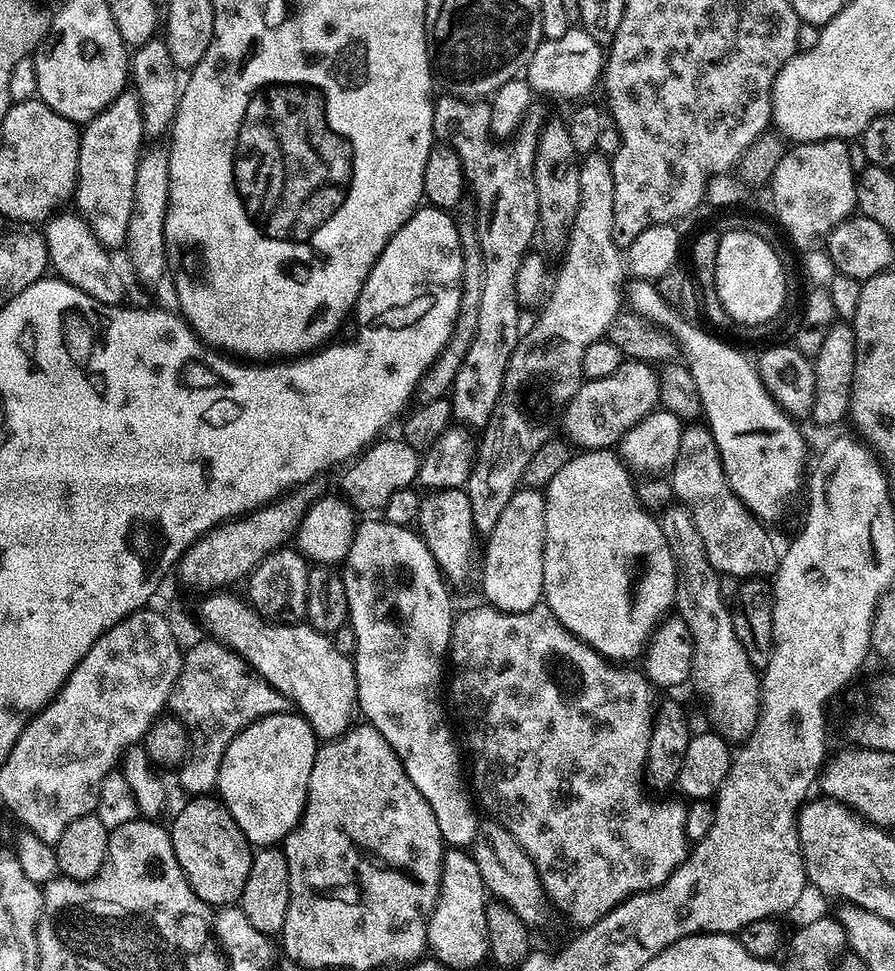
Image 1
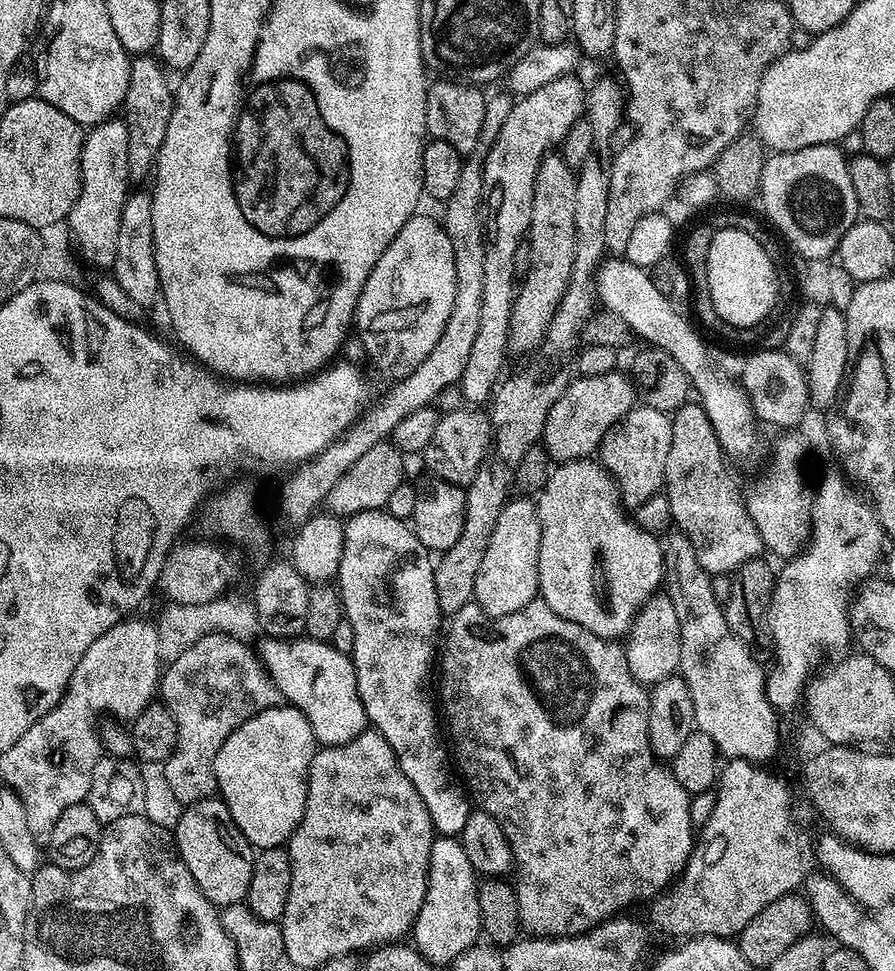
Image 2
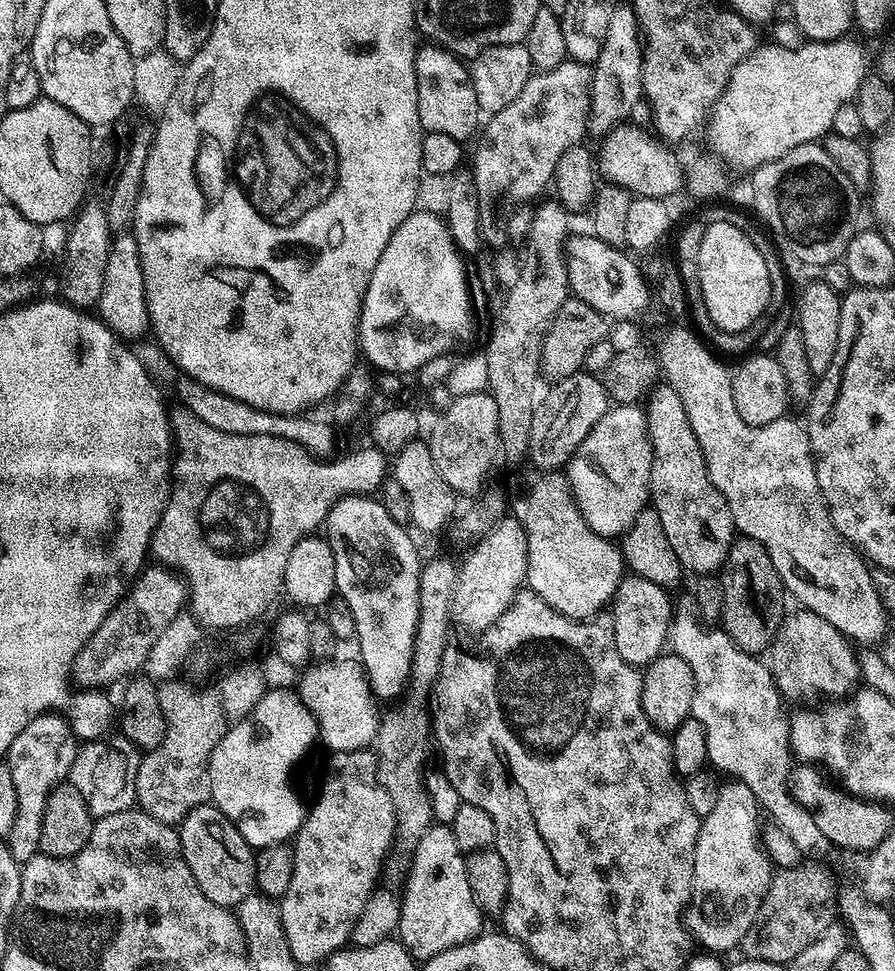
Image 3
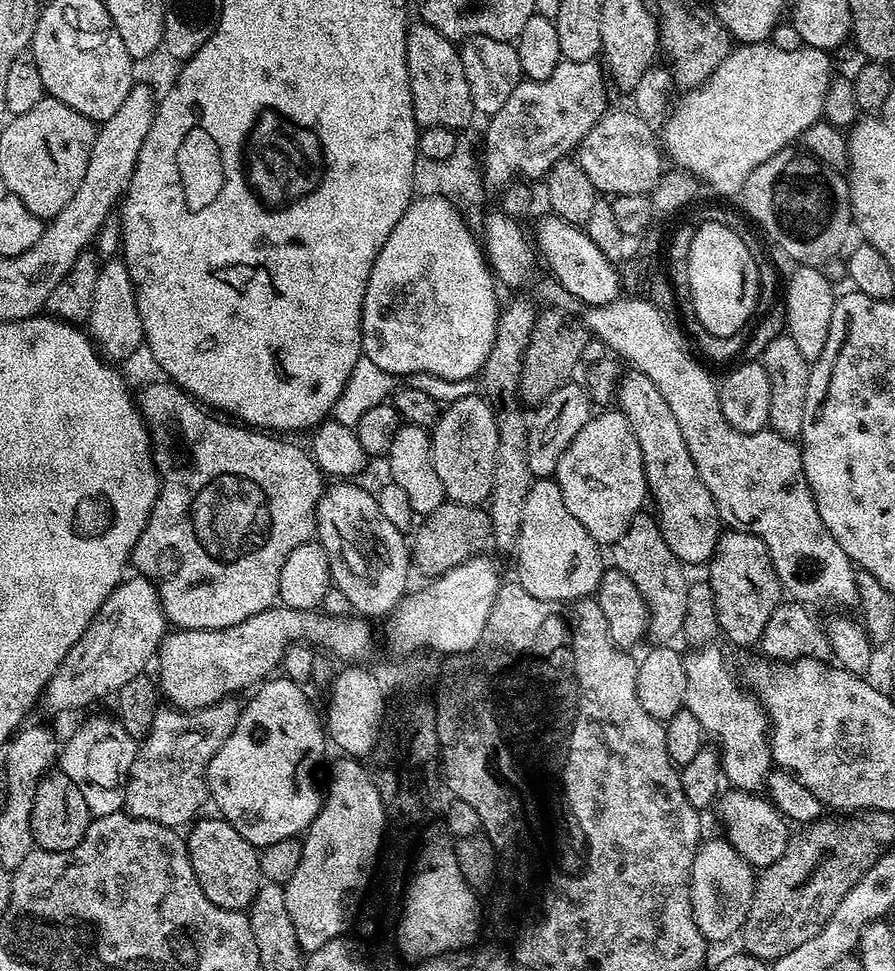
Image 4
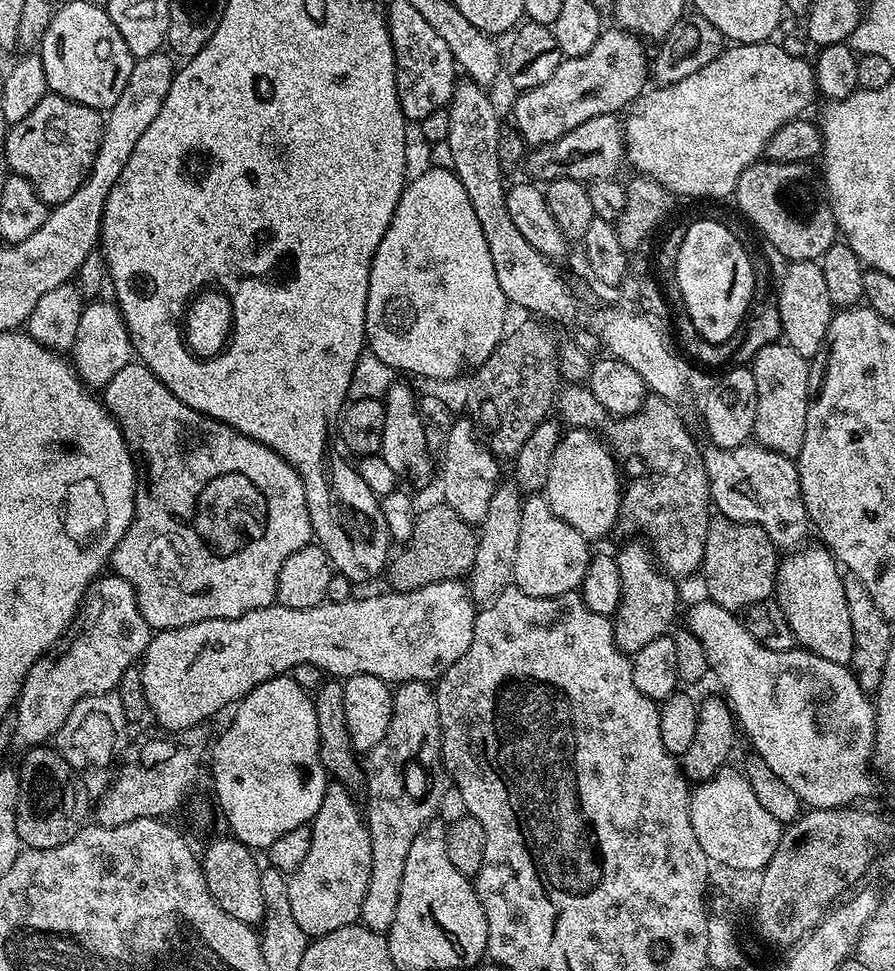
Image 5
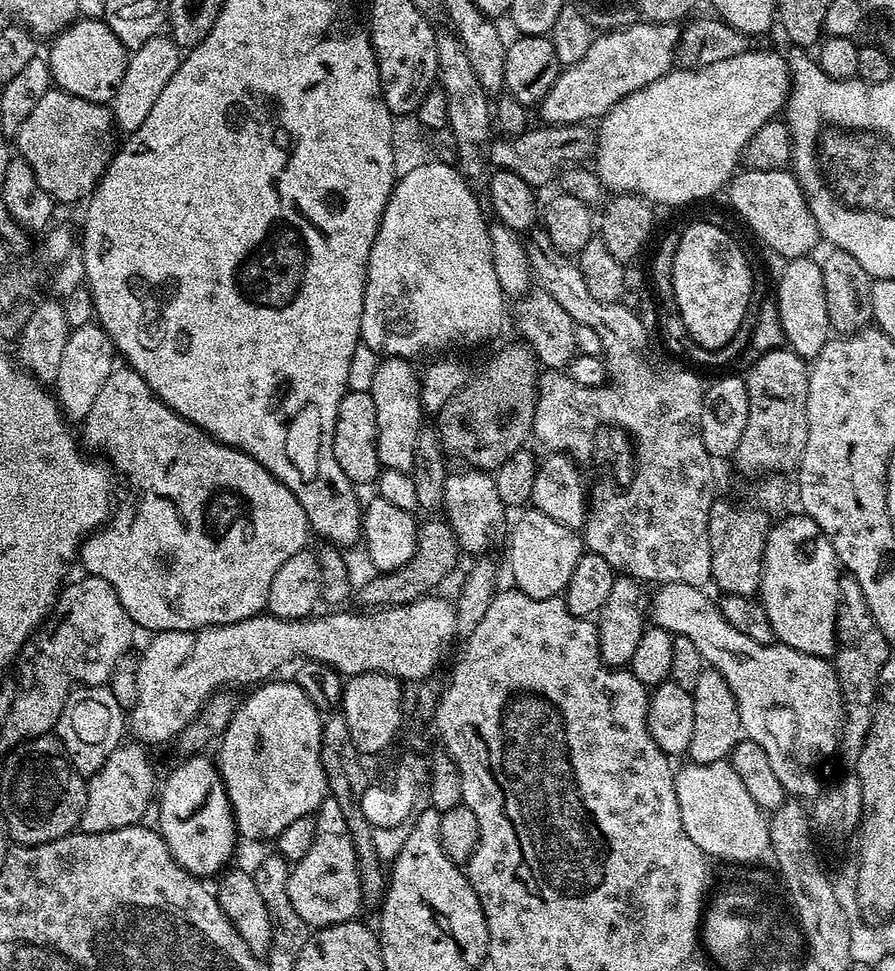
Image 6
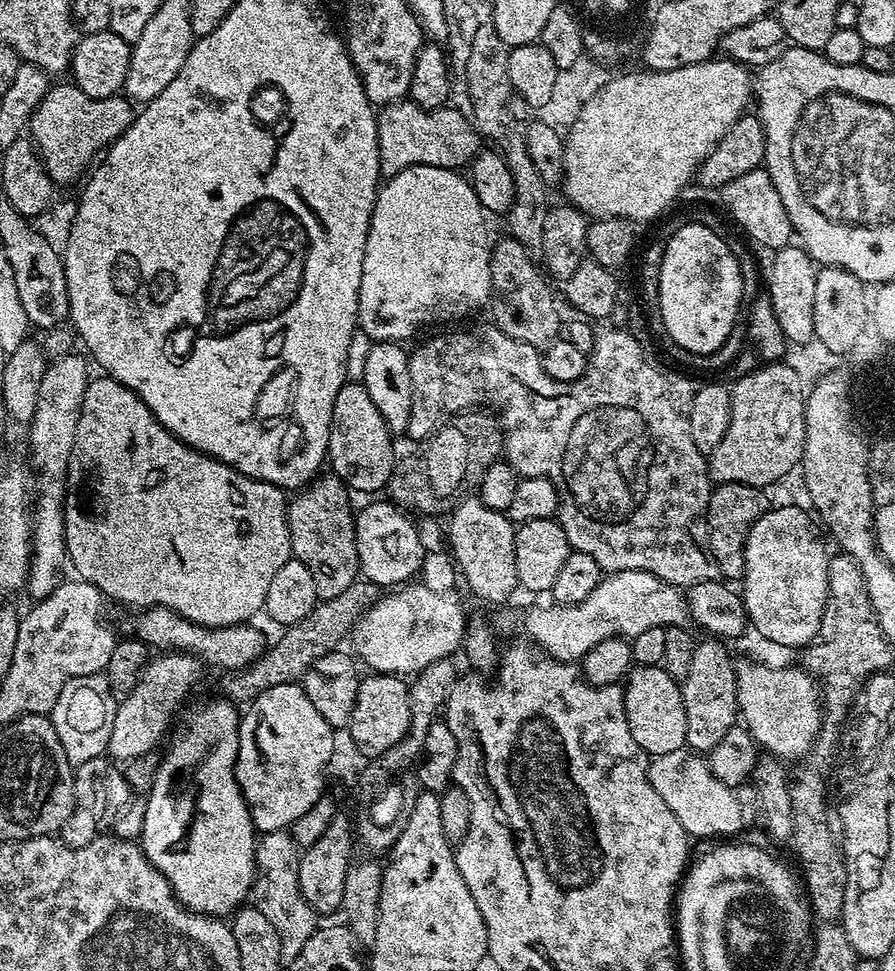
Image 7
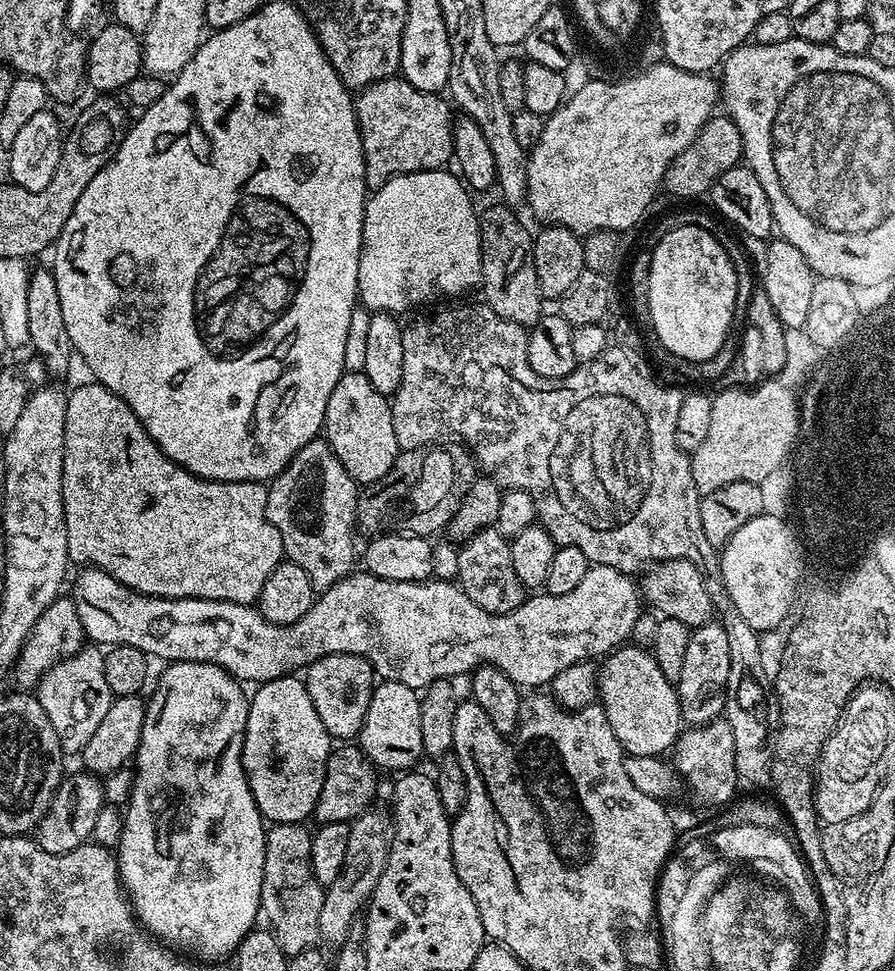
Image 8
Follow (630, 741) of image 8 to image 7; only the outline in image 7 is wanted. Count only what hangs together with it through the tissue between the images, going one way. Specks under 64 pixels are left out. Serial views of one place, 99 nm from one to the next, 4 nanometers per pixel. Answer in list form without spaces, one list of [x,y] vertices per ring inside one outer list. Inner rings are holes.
[[[633,667],[626,676],[623,689],[626,718],[637,748],[653,758],[685,747],[686,707],[683,706],[681,685],[670,678],[665,668]]]

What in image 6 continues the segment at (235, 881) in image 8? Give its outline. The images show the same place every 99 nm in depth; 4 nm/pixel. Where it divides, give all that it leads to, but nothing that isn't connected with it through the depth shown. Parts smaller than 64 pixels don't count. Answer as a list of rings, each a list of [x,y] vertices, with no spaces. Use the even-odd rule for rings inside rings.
[[[199,754],[181,759],[181,764],[165,780],[163,777],[158,792],[160,837],[166,842],[176,864],[197,878],[223,873],[238,841],[236,820],[232,816],[224,783],[220,781],[219,767],[206,757]]]

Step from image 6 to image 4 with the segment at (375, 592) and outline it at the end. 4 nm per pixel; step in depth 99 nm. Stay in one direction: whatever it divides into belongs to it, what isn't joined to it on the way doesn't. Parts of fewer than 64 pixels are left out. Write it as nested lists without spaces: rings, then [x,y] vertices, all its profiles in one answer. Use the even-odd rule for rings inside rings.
[[[445,501],[427,516],[420,528],[415,529],[415,536],[410,544],[410,560],[428,578],[441,576],[446,570],[461,565],[472,556],[479,555],[489,543],[491,537],[491,520],[485,509],[475,505],[458,504]]]

